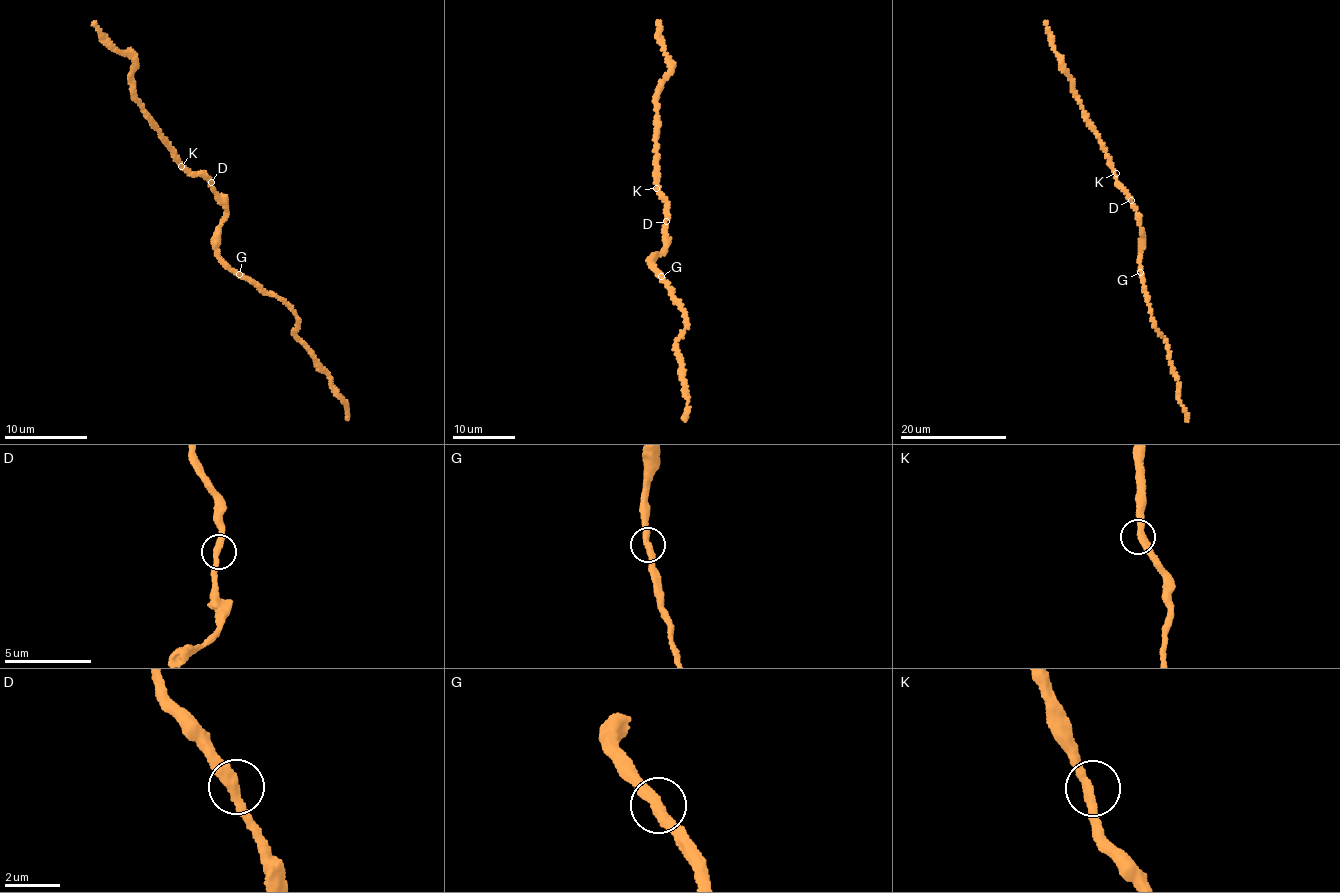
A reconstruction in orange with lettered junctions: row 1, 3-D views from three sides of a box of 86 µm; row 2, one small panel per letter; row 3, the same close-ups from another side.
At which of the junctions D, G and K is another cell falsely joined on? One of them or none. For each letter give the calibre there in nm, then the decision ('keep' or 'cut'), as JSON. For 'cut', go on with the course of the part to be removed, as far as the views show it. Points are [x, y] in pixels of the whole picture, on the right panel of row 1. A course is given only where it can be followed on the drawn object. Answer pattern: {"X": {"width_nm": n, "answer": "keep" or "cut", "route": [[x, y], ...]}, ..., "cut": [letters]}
{"D": {"width_nm": 360, "answer": "keep"}, "G": {"width_nm": 380, "answer": "keep"}, "K": {"width_nm": 360, "answer": "keep"}, "cut": []}

